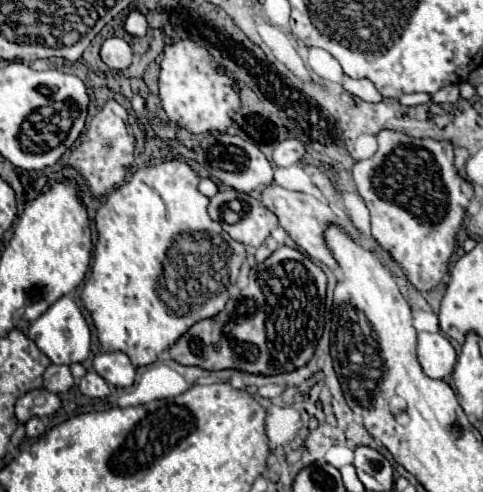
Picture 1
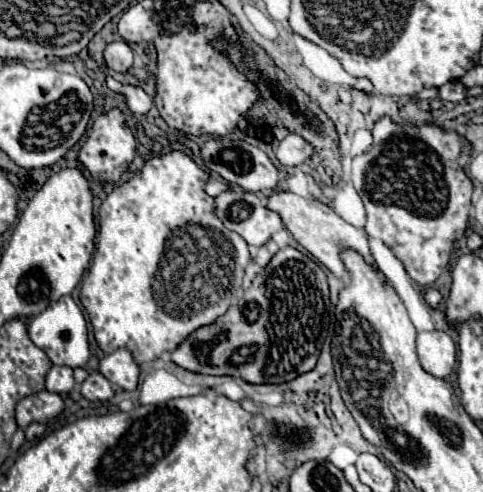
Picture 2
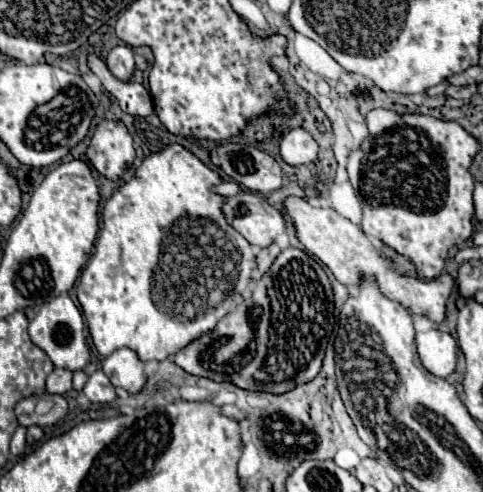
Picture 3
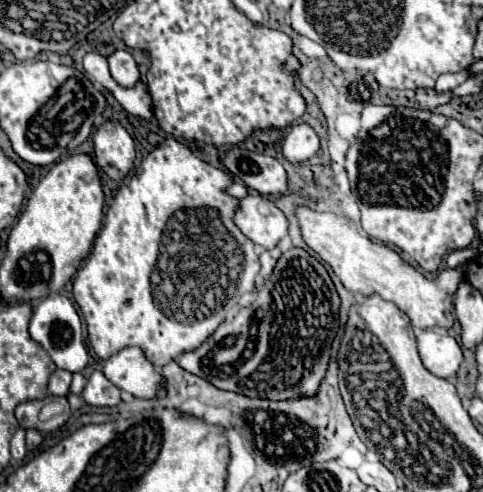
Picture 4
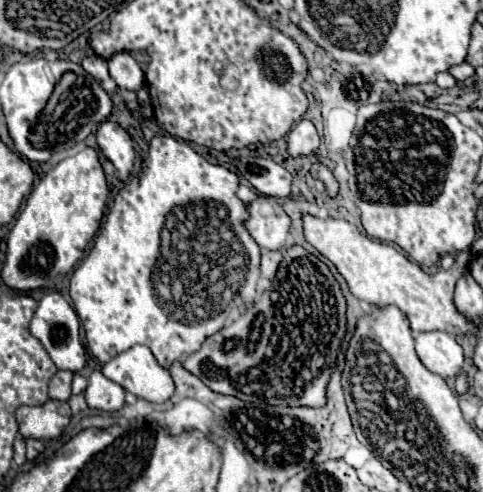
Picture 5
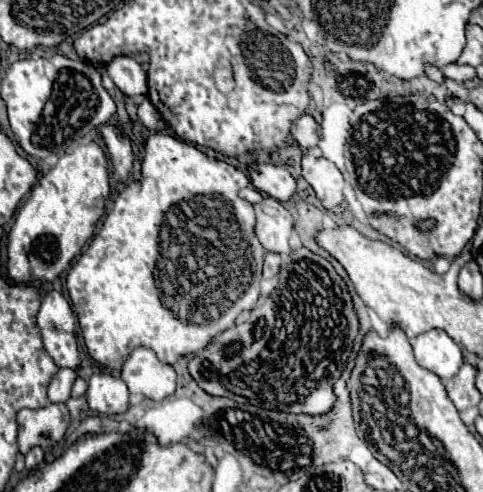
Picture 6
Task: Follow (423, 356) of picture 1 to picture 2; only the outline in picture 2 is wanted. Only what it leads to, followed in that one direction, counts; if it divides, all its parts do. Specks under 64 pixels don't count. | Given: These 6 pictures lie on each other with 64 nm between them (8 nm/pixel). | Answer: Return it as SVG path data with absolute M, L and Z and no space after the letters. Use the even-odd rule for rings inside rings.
M432 330L432 332L418 332L418 358L422 368L436 376L448 378L456 366L456 346L446 332Z

